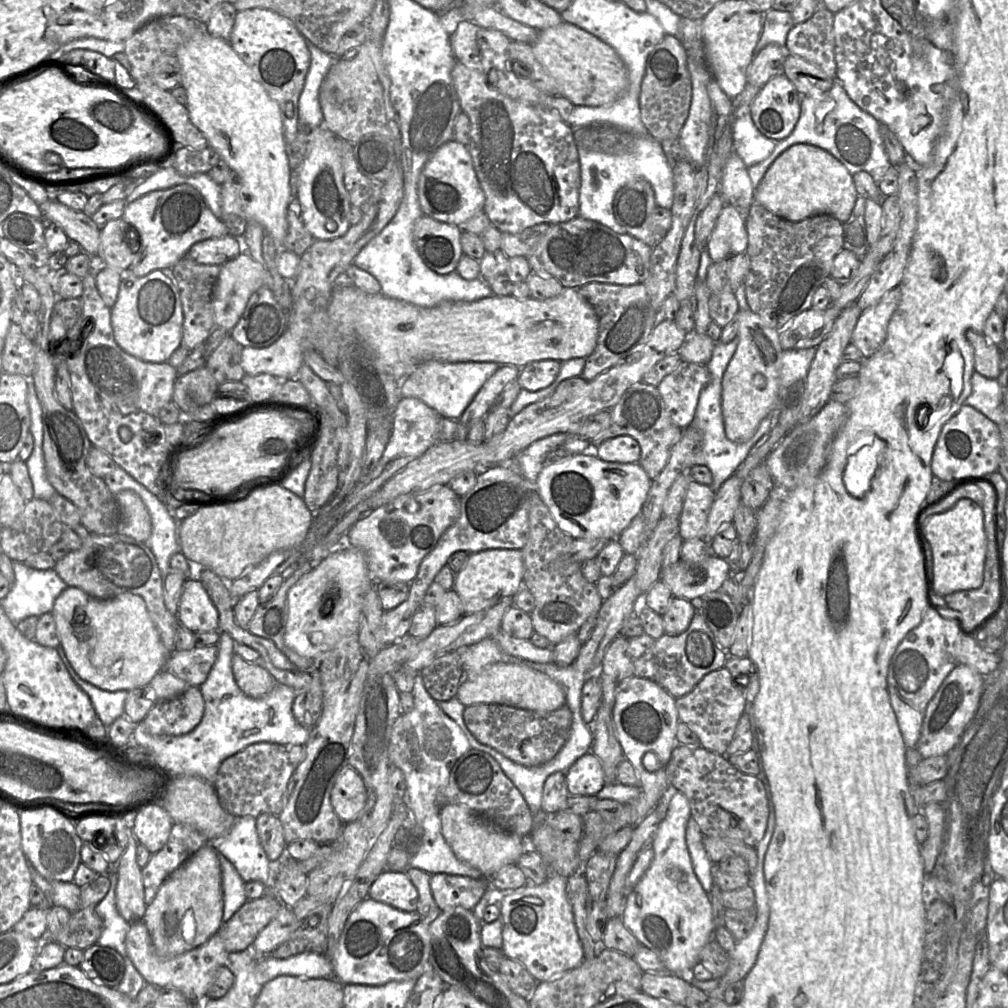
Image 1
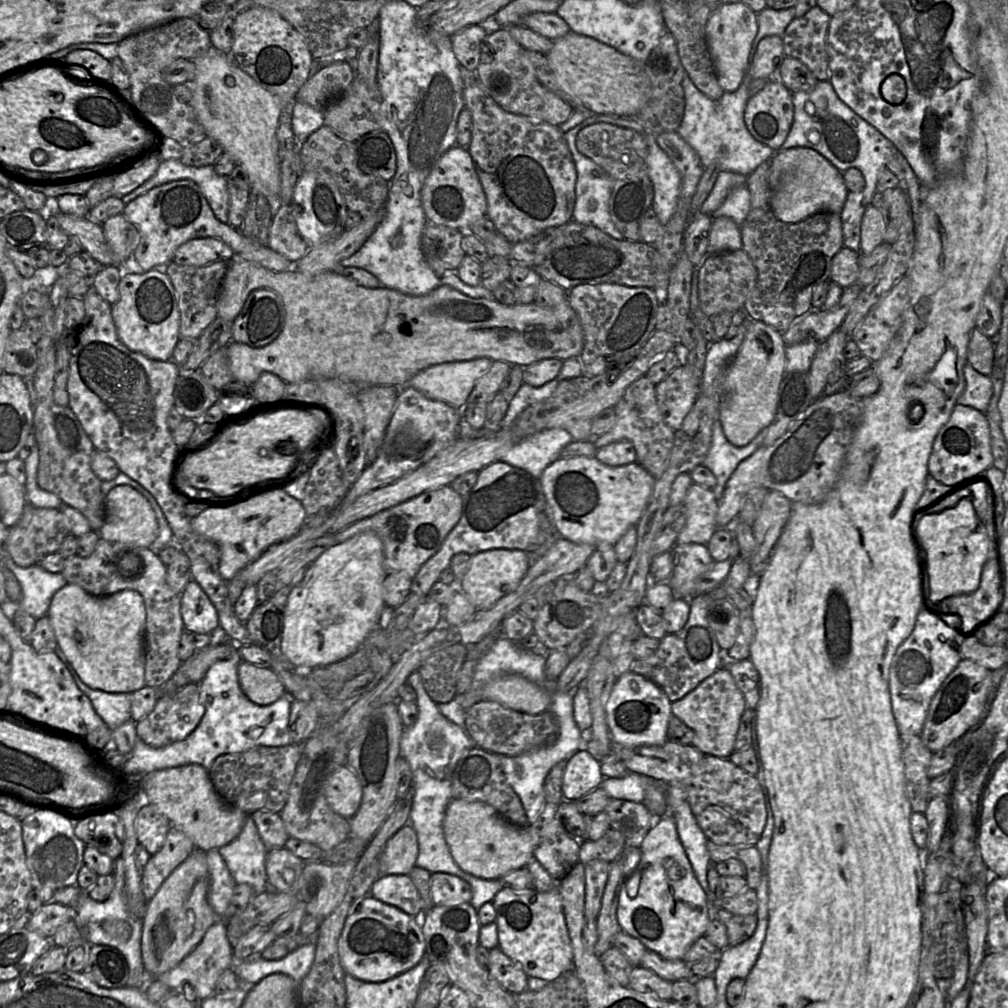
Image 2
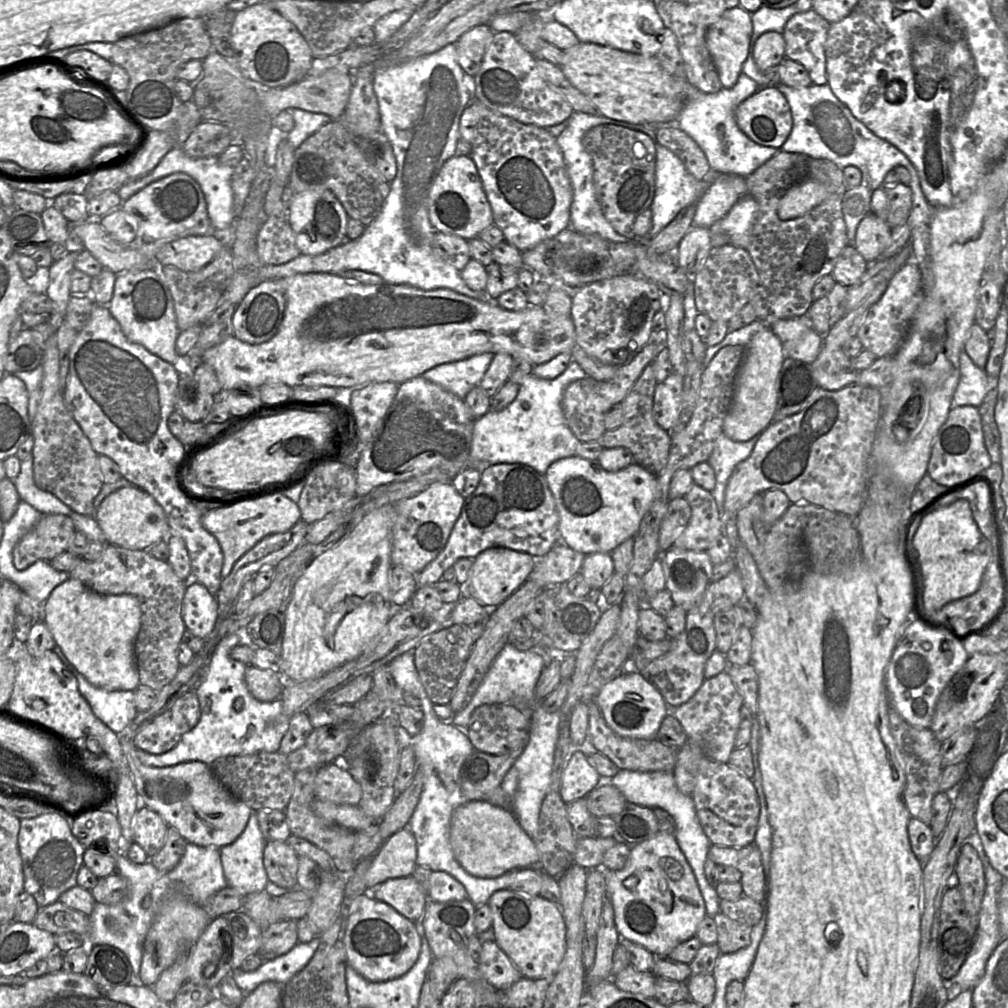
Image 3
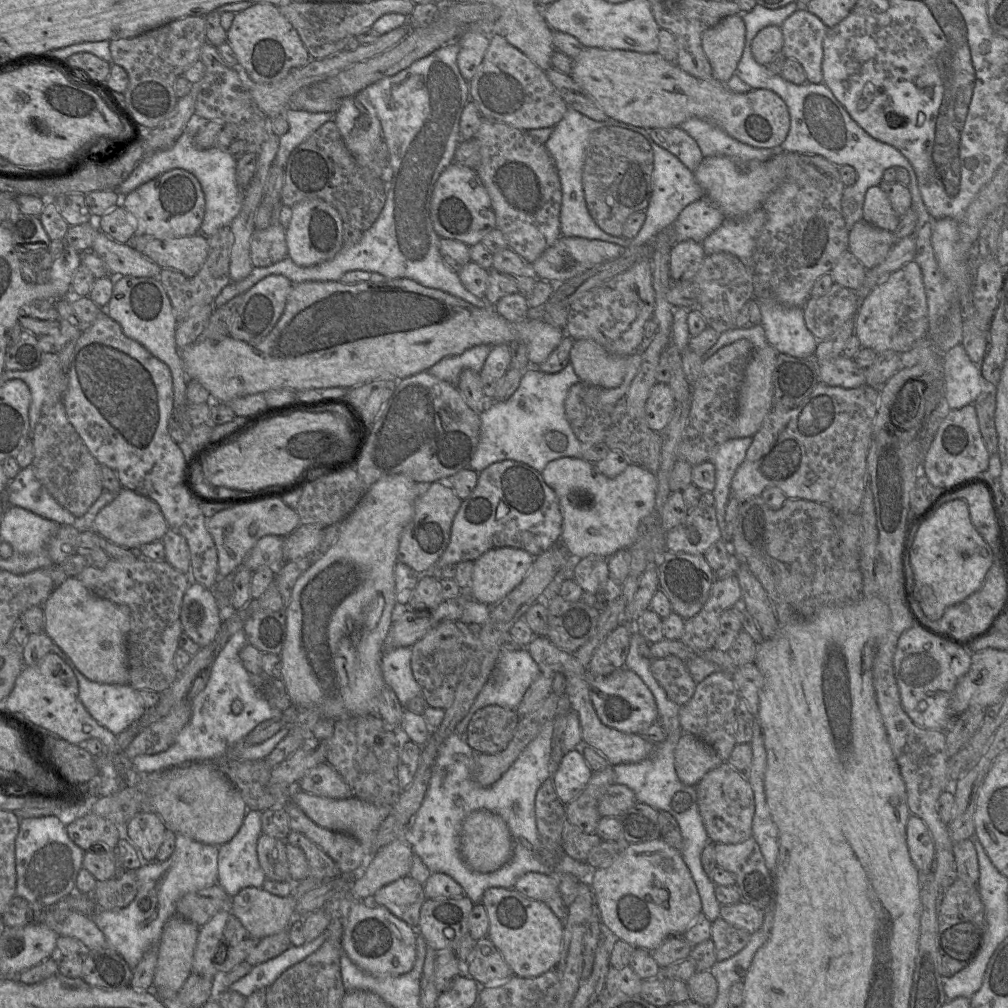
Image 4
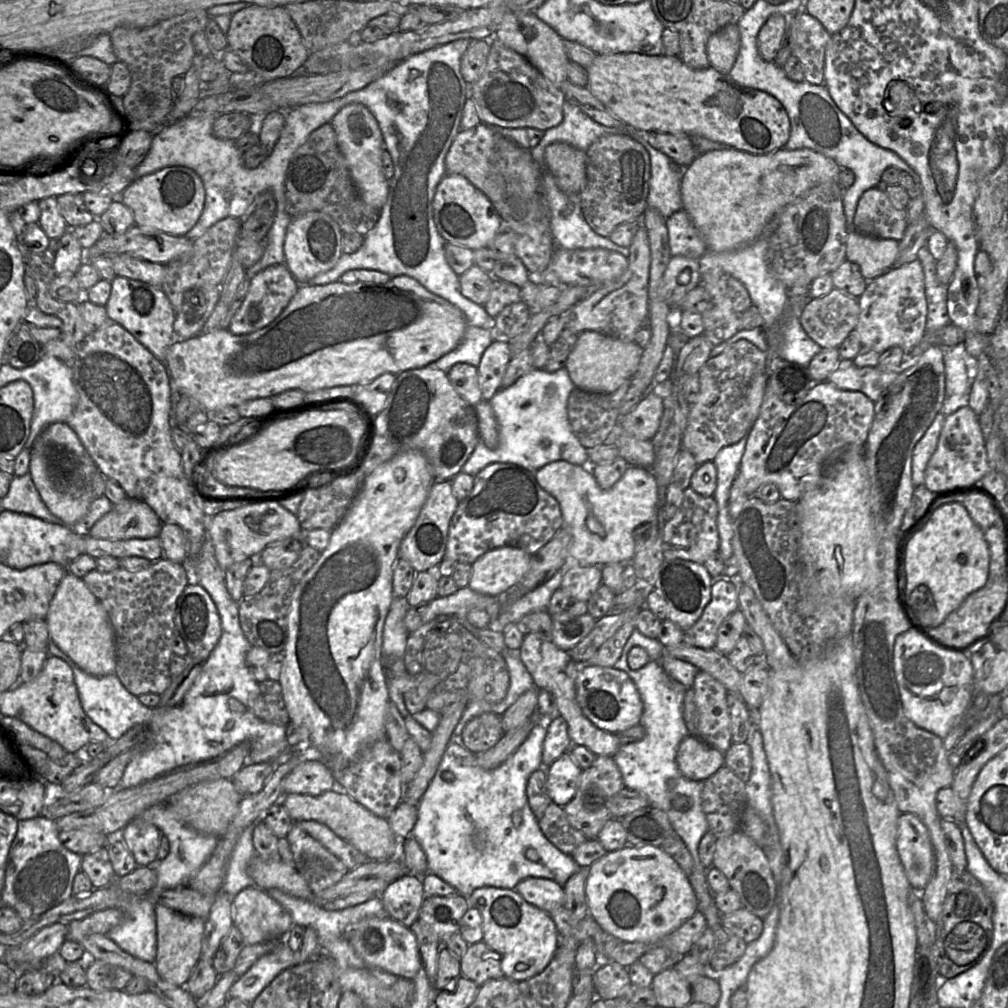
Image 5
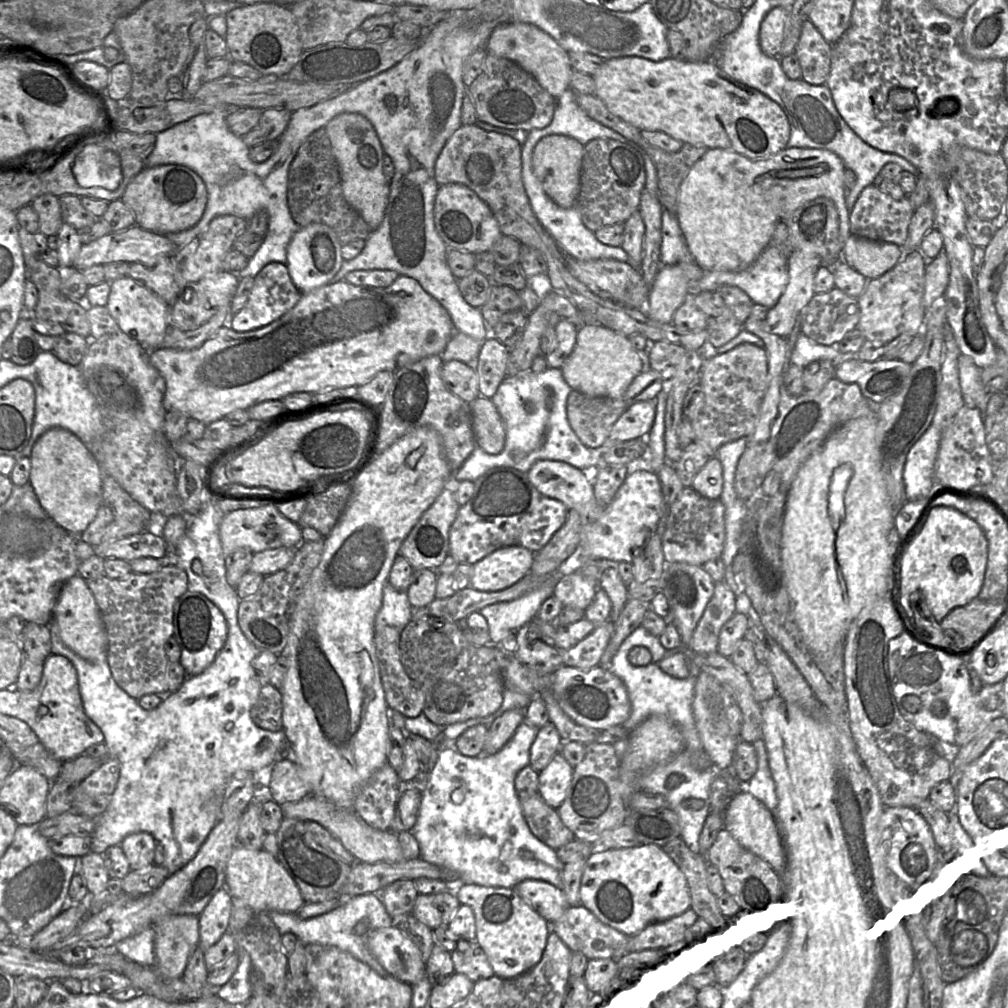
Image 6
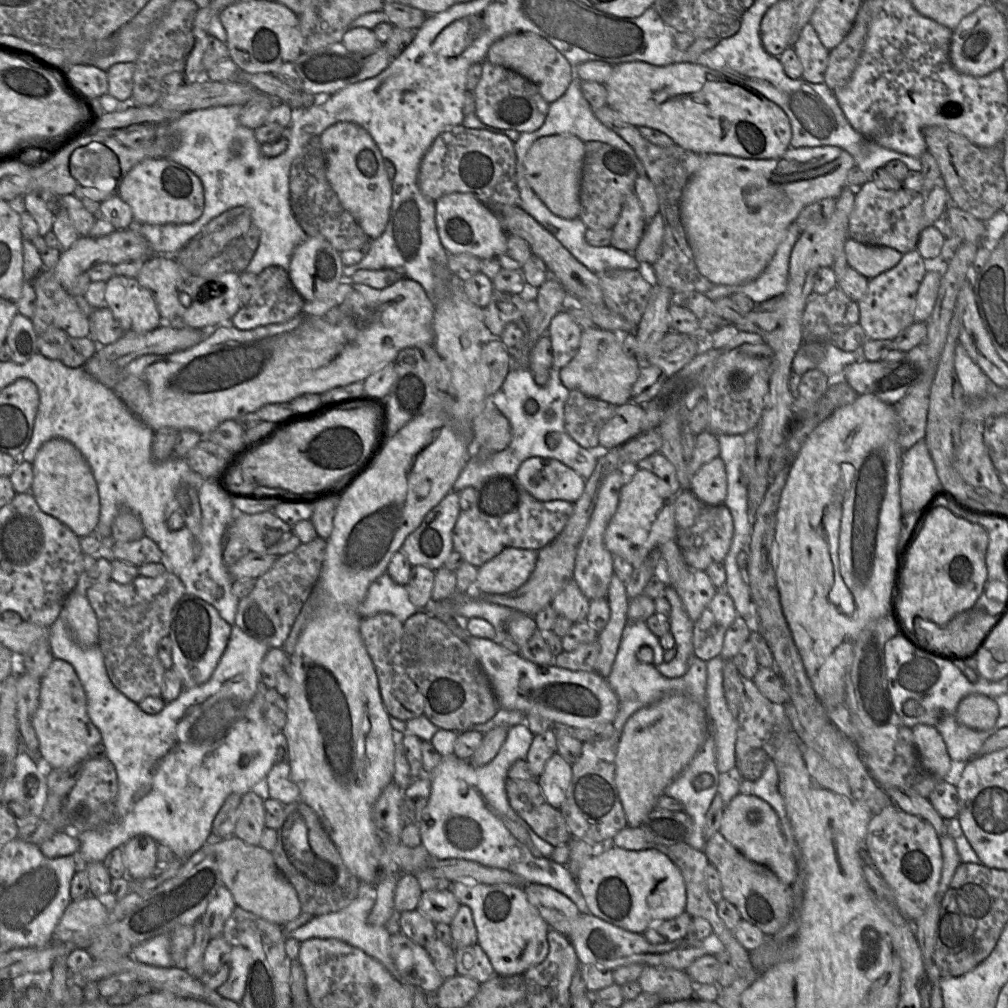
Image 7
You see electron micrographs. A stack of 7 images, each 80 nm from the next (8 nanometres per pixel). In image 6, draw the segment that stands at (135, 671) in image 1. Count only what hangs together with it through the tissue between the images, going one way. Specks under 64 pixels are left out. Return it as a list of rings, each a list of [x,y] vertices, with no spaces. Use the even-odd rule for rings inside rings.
[[[79,574],[64,584],[53,609],[53,623],[56,623],[63,643],[88,661],[107,660],[108,640],[106,630],[95,598]]]

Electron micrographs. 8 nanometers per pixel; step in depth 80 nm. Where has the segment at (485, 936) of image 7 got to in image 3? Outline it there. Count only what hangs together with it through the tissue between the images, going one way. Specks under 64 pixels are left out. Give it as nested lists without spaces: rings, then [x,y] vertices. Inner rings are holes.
[[[511,889],[494,892],[487,904],[492,913],[495,941],[521,974],[531,979],[552,979],[566,952],[566,924],[561,904]]]

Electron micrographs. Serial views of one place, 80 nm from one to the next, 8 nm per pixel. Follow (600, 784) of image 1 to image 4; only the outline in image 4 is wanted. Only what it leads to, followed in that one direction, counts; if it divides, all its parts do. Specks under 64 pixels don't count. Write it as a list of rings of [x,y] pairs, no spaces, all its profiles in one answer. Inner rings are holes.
[[[579,749],[565,753],[552,780],[555,790],[563,804],[578,797],[587,786],[592,769]]]

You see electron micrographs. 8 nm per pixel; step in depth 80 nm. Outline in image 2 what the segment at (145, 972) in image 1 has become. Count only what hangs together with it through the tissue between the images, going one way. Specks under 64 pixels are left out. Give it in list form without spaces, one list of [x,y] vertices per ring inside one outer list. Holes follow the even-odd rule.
[[[218,919],[207,930],[200,943],[178,965],[154,978],[160,979],[170,990],[184,984],[191,985],[198,1000],[201,1002],[213,995],[220,975],[233,967],[232,951],[233,949],[227,937],[225,921]]]

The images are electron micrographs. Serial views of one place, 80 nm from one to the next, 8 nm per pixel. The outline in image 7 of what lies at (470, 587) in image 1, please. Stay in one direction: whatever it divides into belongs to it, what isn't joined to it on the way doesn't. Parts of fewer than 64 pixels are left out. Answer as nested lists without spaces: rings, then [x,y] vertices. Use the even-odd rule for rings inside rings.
[[[507,547],[477,568],[474,591],[480,594],[507,594],[517,590],[530,577],[537,552]]]

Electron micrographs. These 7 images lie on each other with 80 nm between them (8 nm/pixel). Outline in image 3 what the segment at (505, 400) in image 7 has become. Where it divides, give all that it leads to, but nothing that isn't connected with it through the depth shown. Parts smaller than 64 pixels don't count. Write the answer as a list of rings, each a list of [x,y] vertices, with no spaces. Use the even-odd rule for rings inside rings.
[[[572,360],[566,370],[552,380],[527,375],[519,385],[517,396],[505,409],[488,411],[476,419],[469,455],[469,467],[480,472],[497,463],[520,463],[528,465],[544,475],[555,461],[576,456],[580,441],[568,427],[562,410],[562,399],[566,387],[586,377],[580,365]]]

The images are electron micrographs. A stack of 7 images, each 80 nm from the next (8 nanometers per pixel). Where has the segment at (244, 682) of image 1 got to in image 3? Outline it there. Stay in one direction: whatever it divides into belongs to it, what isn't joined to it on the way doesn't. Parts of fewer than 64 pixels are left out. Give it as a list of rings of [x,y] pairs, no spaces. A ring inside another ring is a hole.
[[[254,665],[246,666],[244,680],[251,695],[261,702],[280,698],[286,683],[280,673]]]

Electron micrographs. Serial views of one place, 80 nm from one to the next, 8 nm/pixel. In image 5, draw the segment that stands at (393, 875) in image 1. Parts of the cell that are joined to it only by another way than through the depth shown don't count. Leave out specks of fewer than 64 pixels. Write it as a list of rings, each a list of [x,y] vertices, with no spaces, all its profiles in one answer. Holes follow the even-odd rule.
[[[411,873],[389,884],[380,895],[389,917],[407,927],[418,920],[425,897],[422,877]]]

